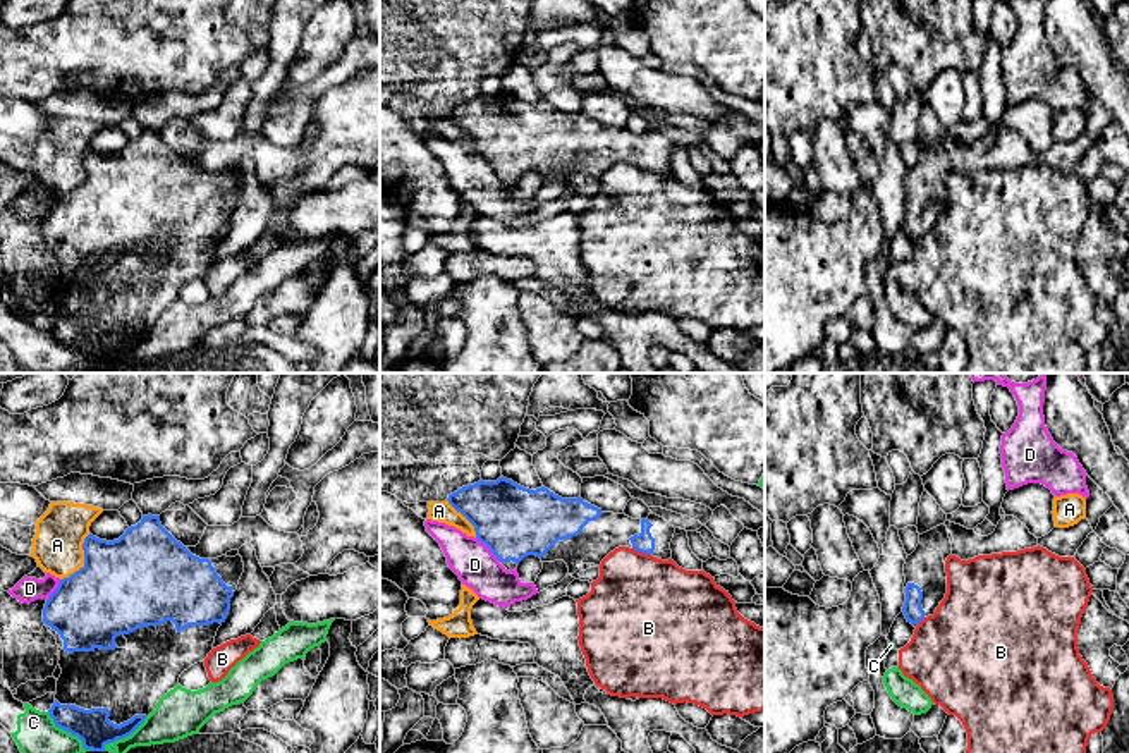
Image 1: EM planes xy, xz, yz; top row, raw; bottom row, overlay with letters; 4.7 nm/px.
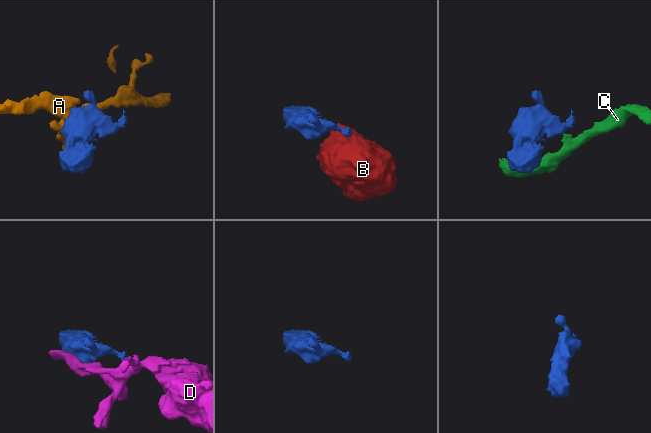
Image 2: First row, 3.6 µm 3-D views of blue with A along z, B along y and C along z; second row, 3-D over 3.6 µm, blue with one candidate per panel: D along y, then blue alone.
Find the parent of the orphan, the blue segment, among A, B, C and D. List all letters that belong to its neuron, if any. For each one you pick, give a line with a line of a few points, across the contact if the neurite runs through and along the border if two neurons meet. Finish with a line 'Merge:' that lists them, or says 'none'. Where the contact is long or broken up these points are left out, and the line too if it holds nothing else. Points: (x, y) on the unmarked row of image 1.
Merge: none

